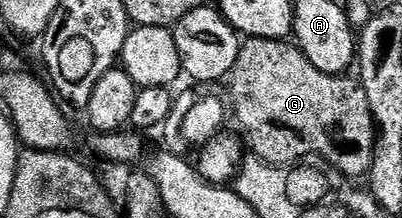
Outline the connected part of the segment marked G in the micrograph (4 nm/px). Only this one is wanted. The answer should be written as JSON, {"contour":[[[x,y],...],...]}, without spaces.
{"contour":[[[248,38],[239,48],[235,70],[229,76],[230,83],[233,119],[243,130],[241,139],[246,150],[256,159],[266,164],[284,165],[307,155],[319,155],[329,168],[335,168],[351,181],[359,181],[357,179],[370,172],[375,156],[375,118],[369,109],[369,97],[365,97],[365,89],[358,78],[326,75],[313,69],[298,46],[290,42]]]}

